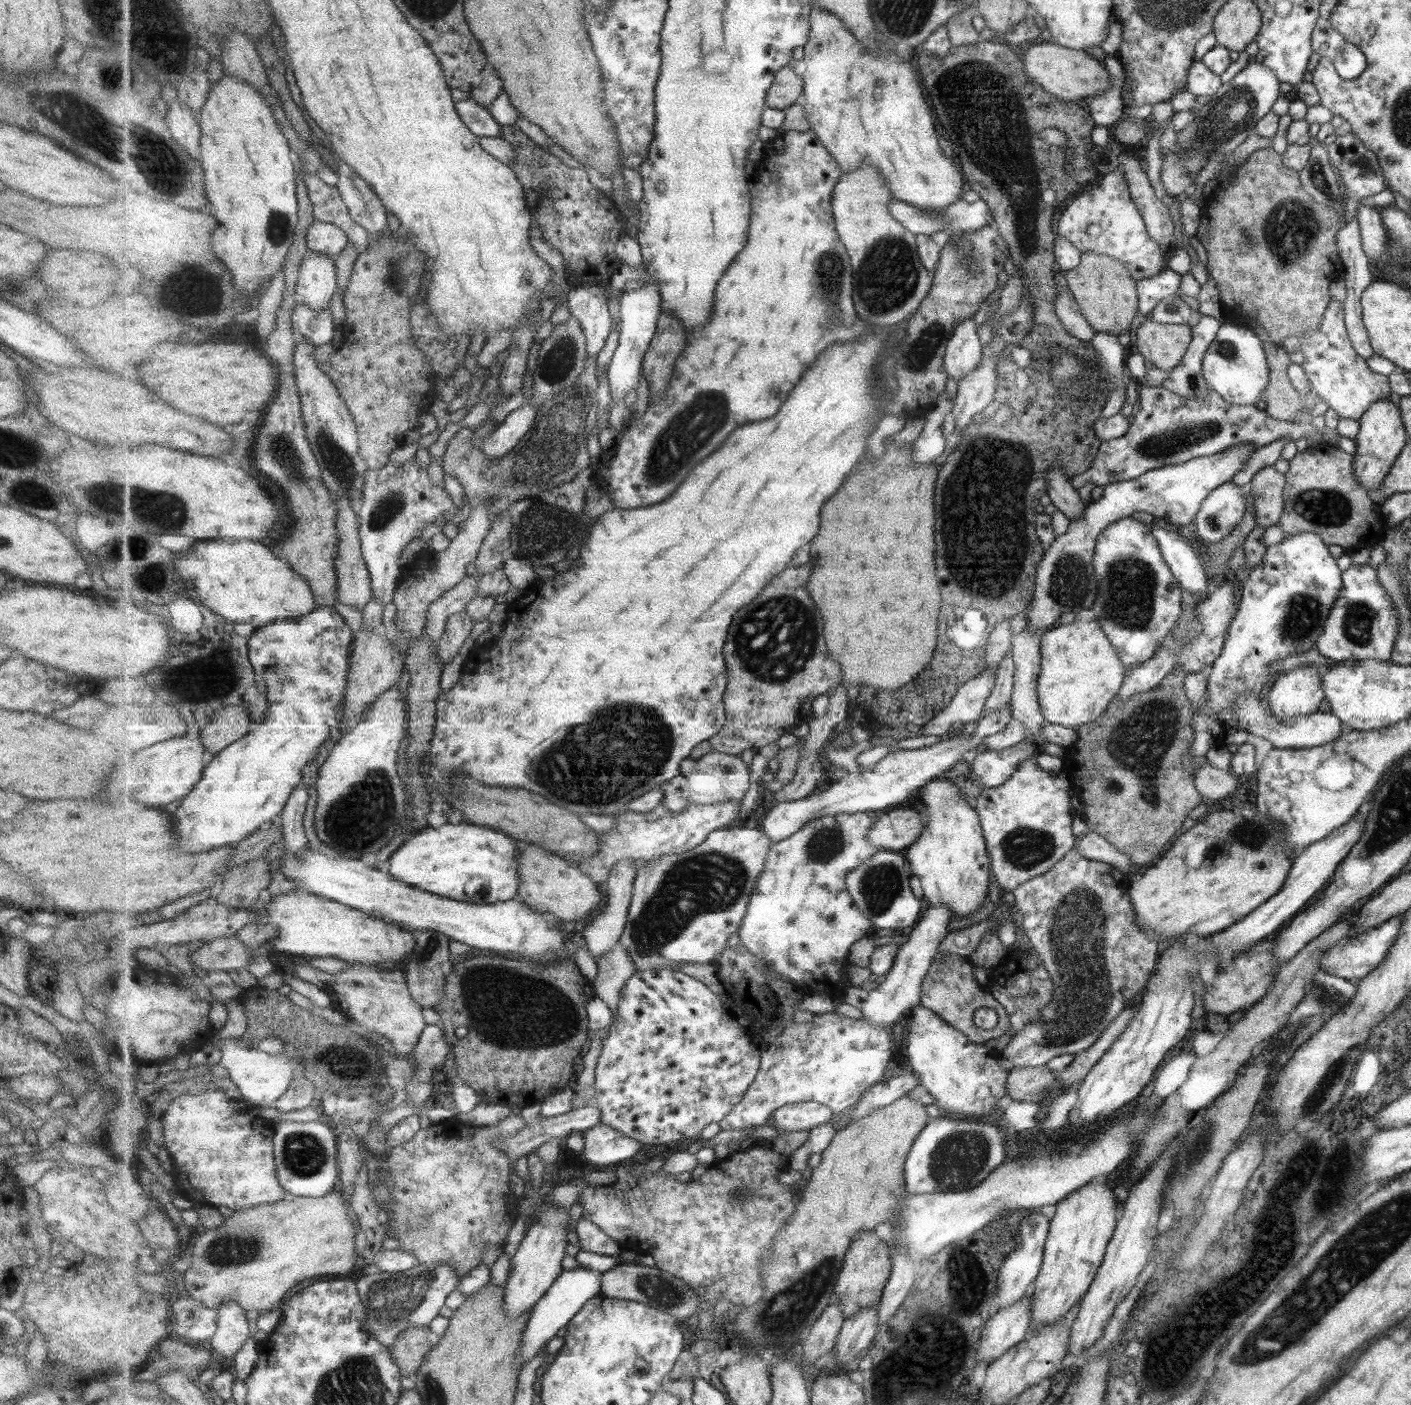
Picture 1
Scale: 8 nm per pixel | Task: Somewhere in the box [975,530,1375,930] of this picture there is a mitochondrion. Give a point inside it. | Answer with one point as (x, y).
(1140, 741)

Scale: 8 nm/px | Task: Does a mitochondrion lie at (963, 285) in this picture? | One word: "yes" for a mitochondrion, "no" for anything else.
no

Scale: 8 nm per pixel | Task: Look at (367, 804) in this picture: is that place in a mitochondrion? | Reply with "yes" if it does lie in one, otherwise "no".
yes

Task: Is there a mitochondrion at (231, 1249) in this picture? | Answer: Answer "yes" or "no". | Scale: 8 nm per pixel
yes

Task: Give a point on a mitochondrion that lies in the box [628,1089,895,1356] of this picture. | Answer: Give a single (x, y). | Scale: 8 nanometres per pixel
(784, 1311)

